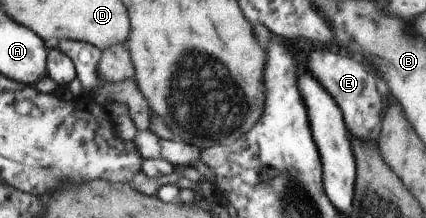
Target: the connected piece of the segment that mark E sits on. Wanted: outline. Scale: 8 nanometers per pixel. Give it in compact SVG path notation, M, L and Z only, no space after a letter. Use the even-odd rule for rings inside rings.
M311 50L305 58L305 68L309 68L309 73L325 88L340 112L343 112L344 124L349 124L349 132L353 132L353 137L367 138L371 132L379 130L383 104L375 90L375 78L359 62L351 60L349 56L339 56L337 52Z

